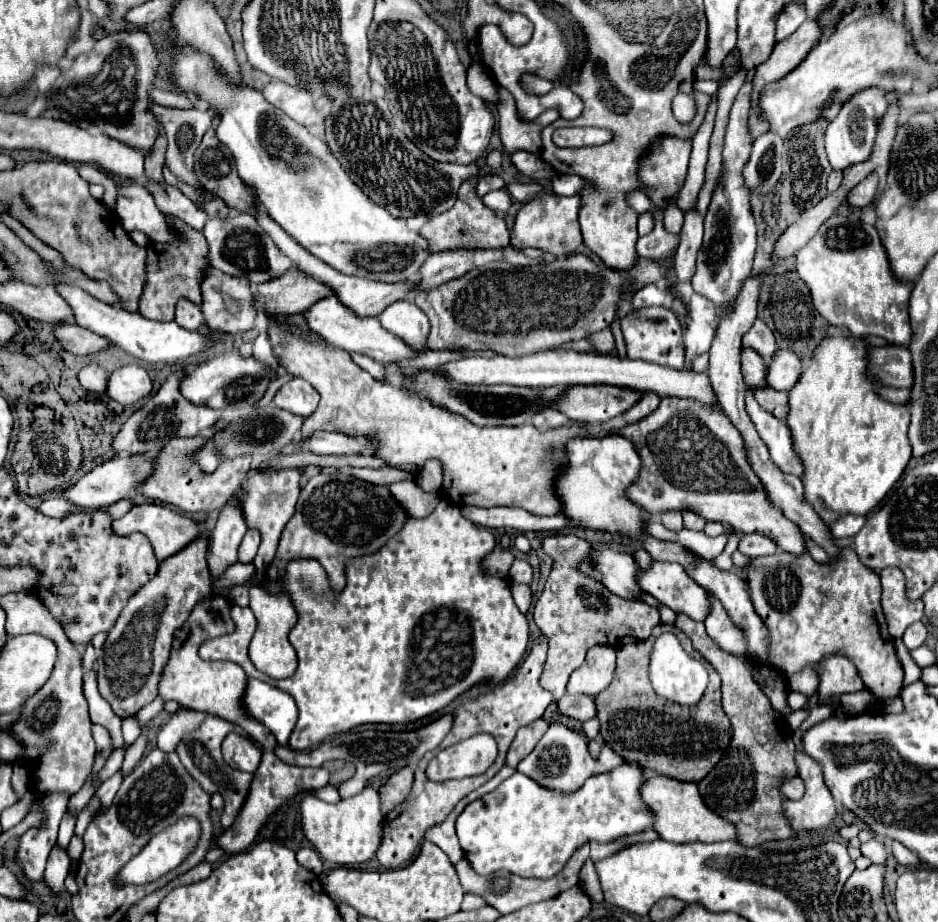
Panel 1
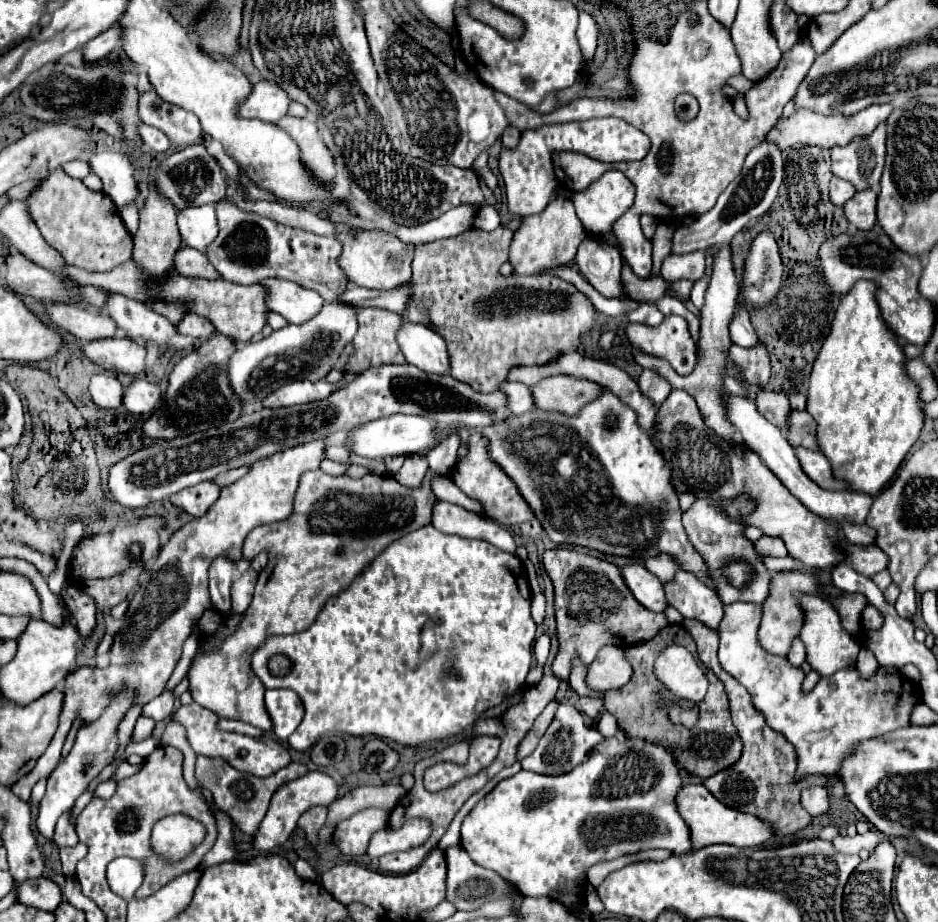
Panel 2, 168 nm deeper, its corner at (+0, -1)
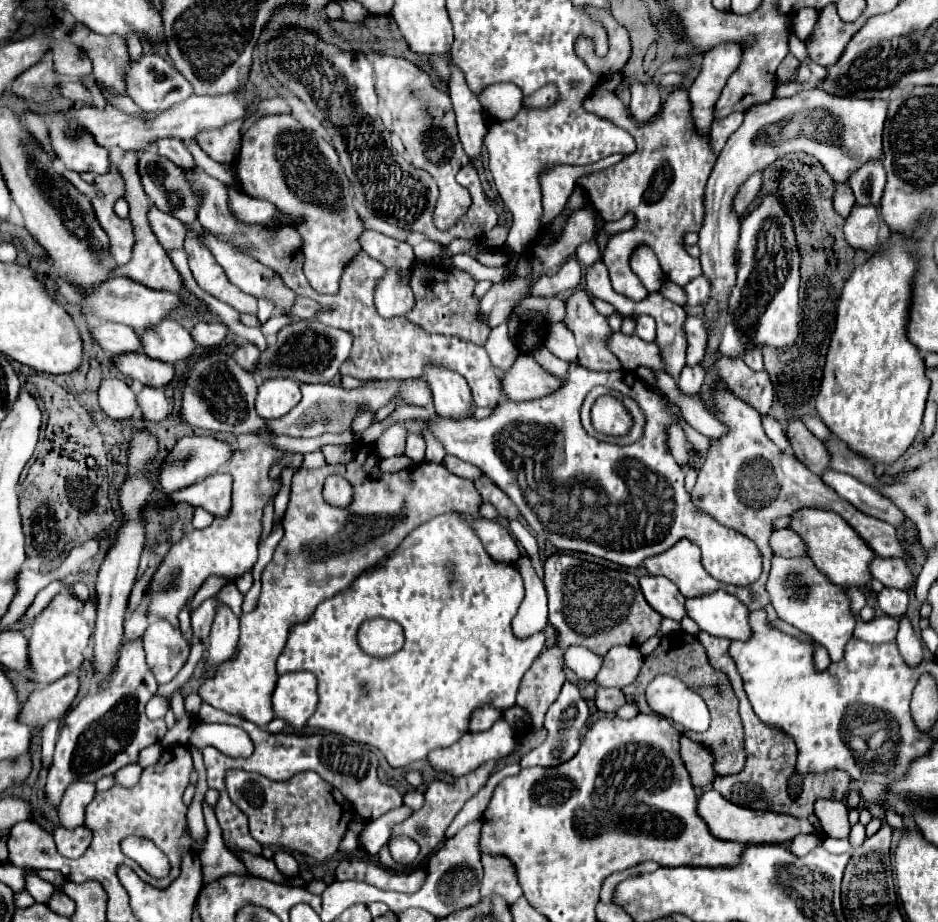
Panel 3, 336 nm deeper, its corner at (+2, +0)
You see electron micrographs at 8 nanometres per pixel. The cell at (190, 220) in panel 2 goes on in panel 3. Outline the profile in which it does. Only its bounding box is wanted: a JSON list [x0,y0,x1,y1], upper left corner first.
[184,228,258,316]

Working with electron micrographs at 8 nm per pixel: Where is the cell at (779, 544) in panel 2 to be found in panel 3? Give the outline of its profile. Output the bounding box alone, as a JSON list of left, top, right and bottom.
[770,528,806,558]

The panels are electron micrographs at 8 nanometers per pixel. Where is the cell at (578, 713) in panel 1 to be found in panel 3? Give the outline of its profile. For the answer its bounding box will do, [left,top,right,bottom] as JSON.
[594,688,626,714]

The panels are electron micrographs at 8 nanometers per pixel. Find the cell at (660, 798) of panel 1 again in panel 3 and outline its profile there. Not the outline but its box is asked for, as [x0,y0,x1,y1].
[698,790,820,846]

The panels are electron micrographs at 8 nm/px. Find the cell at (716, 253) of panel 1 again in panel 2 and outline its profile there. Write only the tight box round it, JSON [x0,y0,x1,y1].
[730,309,758,349]

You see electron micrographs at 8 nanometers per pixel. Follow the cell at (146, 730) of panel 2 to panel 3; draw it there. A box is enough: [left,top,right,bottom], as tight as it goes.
[146,696,168,720]

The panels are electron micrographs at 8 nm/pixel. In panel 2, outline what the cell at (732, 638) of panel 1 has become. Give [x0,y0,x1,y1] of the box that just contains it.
[718,603,922,781]

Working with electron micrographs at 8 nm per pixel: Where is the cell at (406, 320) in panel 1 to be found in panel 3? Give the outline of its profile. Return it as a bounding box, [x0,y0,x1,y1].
[422,362,474,418]

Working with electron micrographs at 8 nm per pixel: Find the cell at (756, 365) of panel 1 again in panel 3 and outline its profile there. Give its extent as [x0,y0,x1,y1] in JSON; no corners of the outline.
[786,418,830,476]

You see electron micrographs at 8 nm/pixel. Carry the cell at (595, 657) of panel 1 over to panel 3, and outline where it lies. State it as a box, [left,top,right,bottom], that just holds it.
[596,646,642,688]

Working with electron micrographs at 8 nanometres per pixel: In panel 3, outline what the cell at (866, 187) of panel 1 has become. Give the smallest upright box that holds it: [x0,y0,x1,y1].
[844,204,878,250]

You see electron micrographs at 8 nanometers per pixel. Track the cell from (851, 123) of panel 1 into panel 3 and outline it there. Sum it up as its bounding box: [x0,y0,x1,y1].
[848,160,886,204]

